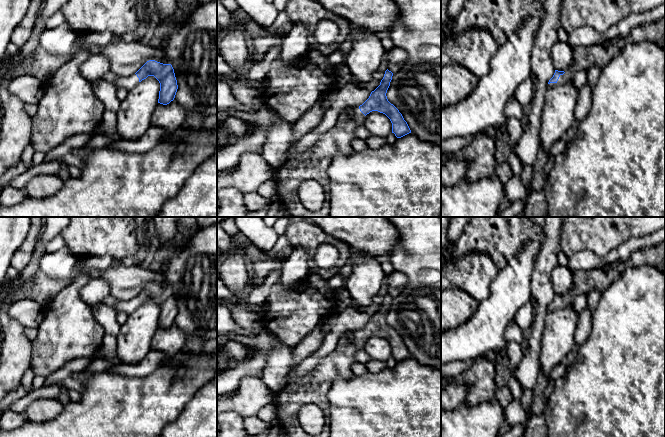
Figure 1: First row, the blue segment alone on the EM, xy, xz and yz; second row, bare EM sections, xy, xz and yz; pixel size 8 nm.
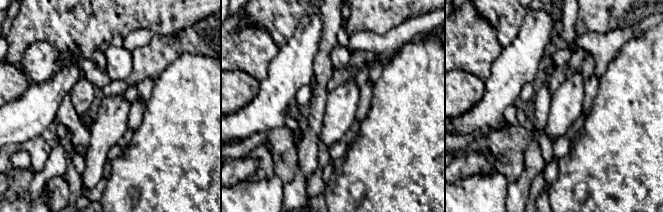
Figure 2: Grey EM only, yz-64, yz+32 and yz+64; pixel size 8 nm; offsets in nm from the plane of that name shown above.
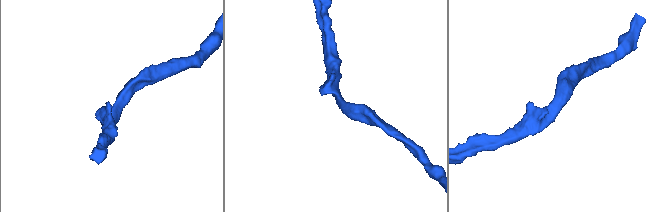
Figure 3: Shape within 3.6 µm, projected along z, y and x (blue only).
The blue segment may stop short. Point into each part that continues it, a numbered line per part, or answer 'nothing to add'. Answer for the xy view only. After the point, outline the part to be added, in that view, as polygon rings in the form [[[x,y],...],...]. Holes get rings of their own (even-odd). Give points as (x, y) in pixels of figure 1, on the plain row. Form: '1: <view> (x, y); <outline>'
1: xy (128, 306); [[[136,298],[131,300],[117,300],[113,307],[117,312],[132,313],[139,307],[139,302]]]

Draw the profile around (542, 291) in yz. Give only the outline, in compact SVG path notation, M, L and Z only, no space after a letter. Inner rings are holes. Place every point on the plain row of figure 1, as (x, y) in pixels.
M544 217L545 240L531 280L532 301L546 310L555 297L551 273L558 266L557 251L562 217Z

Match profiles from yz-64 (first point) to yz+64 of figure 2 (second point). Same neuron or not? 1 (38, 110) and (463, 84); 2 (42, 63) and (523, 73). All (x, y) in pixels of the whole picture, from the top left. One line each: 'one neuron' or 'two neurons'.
1: two neurons
2: two neurons

